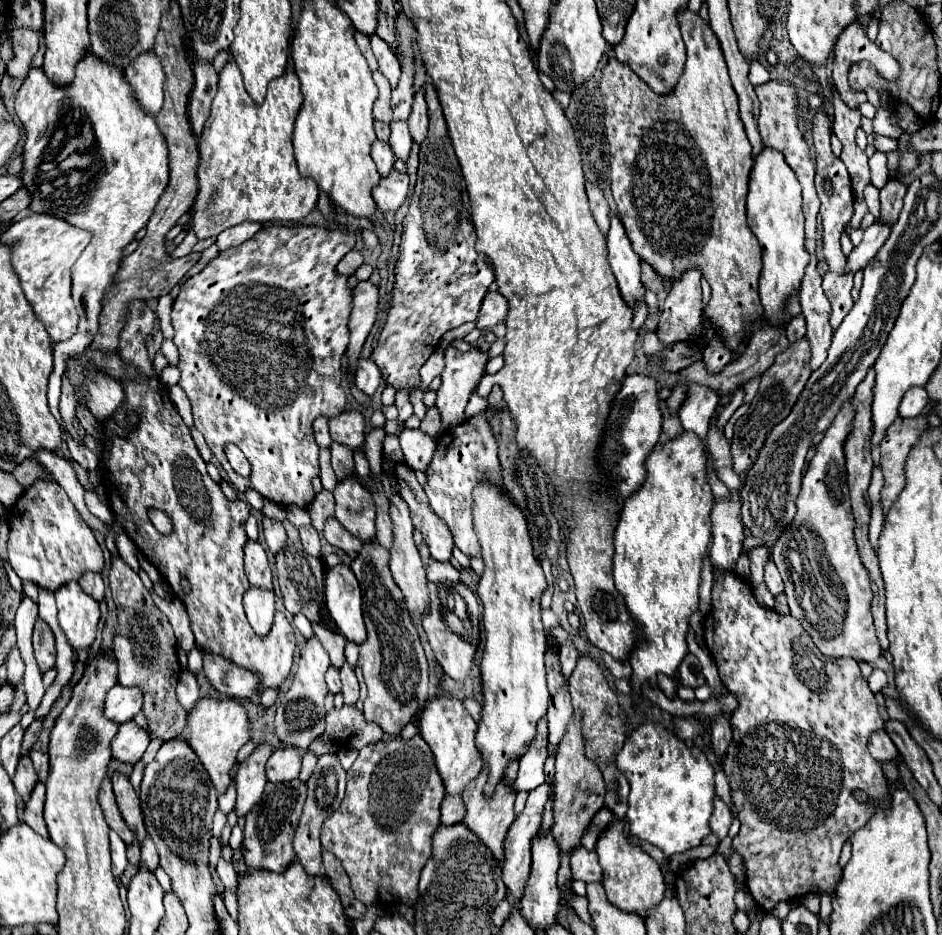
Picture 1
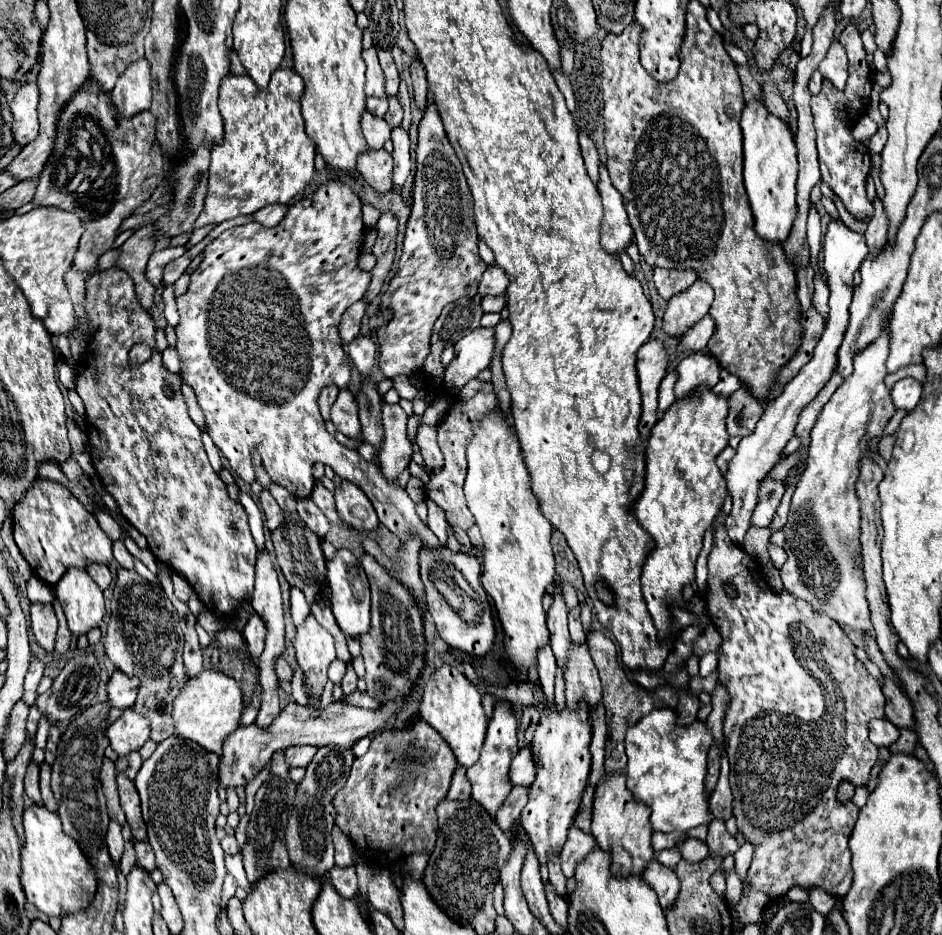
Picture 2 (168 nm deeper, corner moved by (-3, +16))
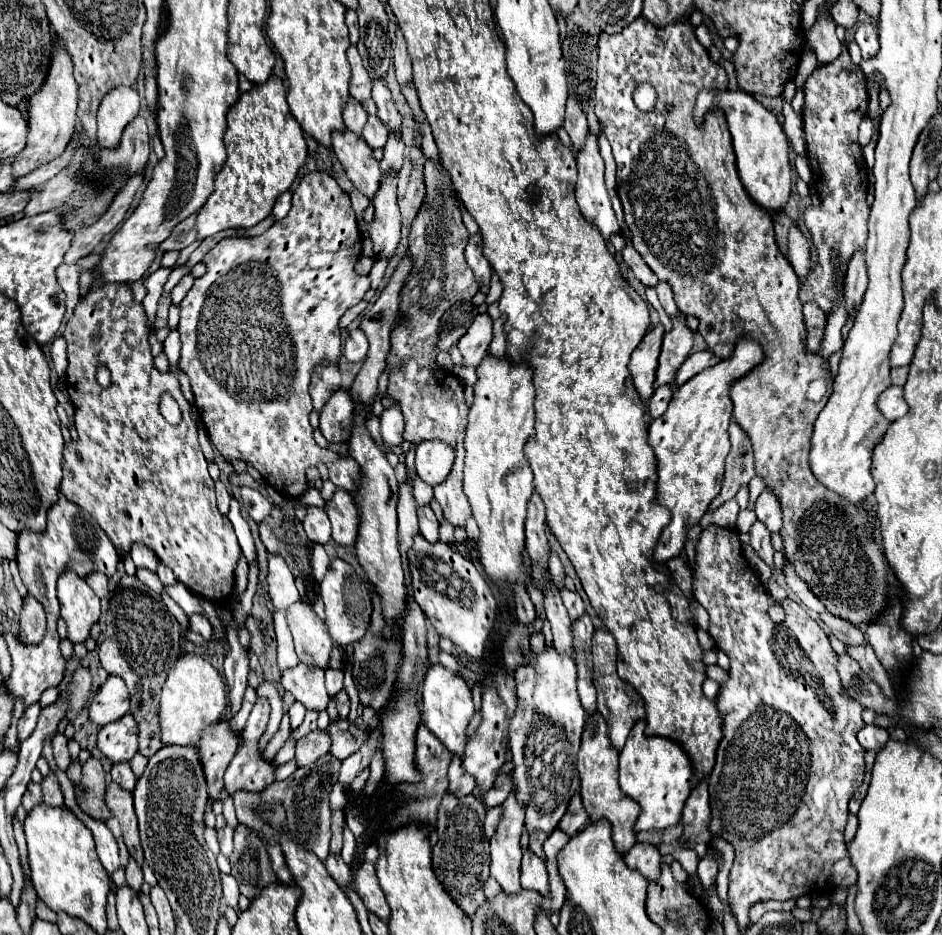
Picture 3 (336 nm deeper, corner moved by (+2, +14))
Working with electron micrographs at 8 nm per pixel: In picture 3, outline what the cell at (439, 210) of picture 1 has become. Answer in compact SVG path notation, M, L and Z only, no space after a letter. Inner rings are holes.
M431 160L425 164L425 186L427 196L417 214L417 220L411 226L409 236L409 254L413 256L411 274L401 290L401 318L399 324L391 332L391 350L387 356L389 368L389 398L397 400L405 416L405 436L403 440L411 444L419 444L423 440L443 440L457 450L457 460L453 464L451 474L441 486L435 486L435 500L441 504L445 518L463 526L471 516L471 506L467 496L463 494L463 438L467 426L467 404L463 398L463 384L455 378L453 388L447 388L451 380L445 380L443 372L437 372L437 340L439 340L439 322L443 310L453 306L459 300L469 300L477 294L479 284L475 282L471 268L465 262L465 246L469 240L469 232L461 220L461 212L453 198L453 190L449 188L451 178L445 168L435 166ZM405 360L403 366L397 368L397 362Z

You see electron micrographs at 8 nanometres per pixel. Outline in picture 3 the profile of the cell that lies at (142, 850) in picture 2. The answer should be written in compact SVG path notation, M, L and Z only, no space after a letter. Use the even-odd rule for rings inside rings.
M129 858L129 864L127 864L127 868L125 868L125 884L131 886L135 892L141 890L143 872L141 872L141 866L135 862L135 858Z

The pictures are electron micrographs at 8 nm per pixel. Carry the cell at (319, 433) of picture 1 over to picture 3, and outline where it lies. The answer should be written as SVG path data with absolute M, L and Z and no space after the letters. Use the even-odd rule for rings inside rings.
M319 364L313 370L311 376L311 398L313 398L313 408L321 410L325 406L325 402L329 400L329 396L341 388L341 374L337 364Z

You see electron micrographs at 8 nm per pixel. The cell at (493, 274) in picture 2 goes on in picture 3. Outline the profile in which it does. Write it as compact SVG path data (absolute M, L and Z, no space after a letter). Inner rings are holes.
M473 234L469 238L469 244L465 248L465 258L467 258L467 264L469 268L473 270L475 274L475 280L481 284L481 286L489 286L489 280L491 280L491 264L489 260L483 256L483 242L481 242L481 234Z

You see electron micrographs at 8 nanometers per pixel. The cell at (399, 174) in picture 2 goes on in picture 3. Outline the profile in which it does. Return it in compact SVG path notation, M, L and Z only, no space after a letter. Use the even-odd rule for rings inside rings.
M389 172L377 196L373 198L375 204L375 218L369 226L369 238L373 240L375 258L391 258L399 244L401 234L401 218L397 206L397 174Z

